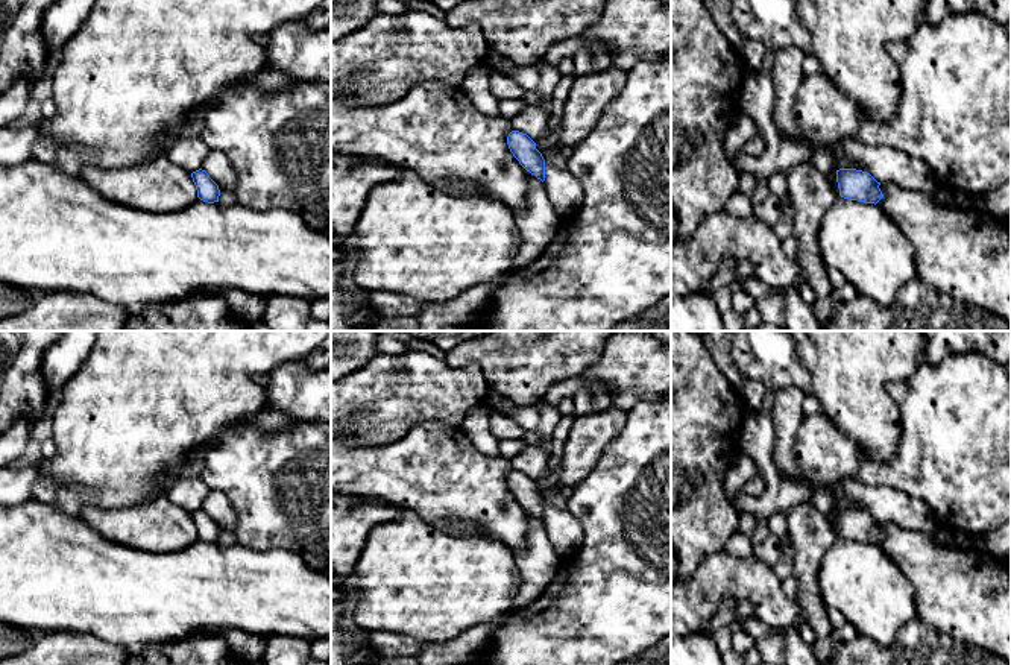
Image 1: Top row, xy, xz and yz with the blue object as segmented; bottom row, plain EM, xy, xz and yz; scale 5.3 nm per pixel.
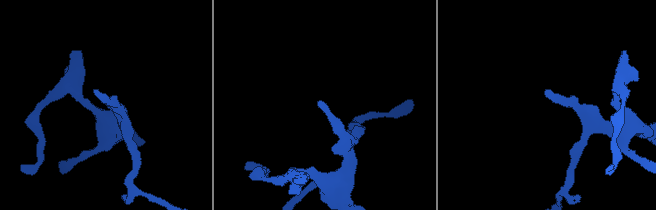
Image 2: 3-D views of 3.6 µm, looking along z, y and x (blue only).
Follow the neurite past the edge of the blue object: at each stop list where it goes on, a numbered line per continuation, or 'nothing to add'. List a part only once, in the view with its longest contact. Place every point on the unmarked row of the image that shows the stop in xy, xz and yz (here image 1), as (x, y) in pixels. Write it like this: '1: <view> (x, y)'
nothing to add

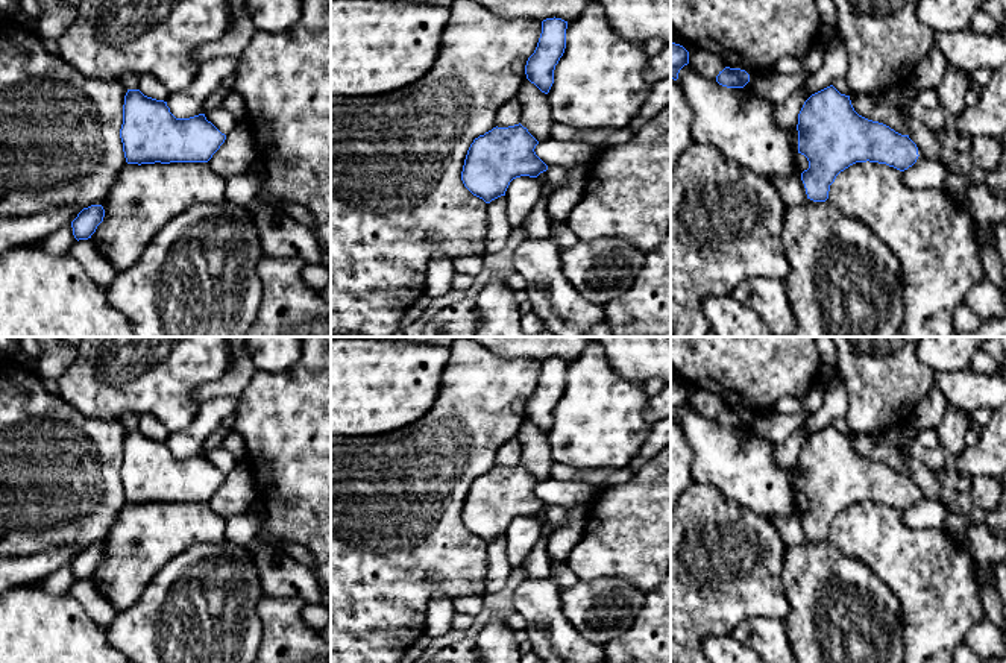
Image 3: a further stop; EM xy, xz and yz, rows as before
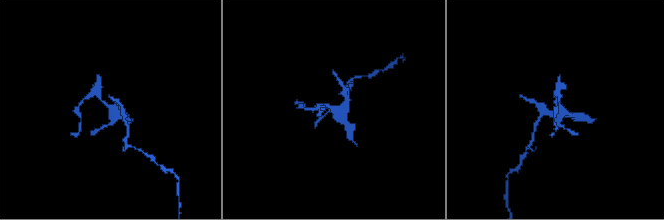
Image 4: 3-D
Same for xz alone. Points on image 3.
nothing to add

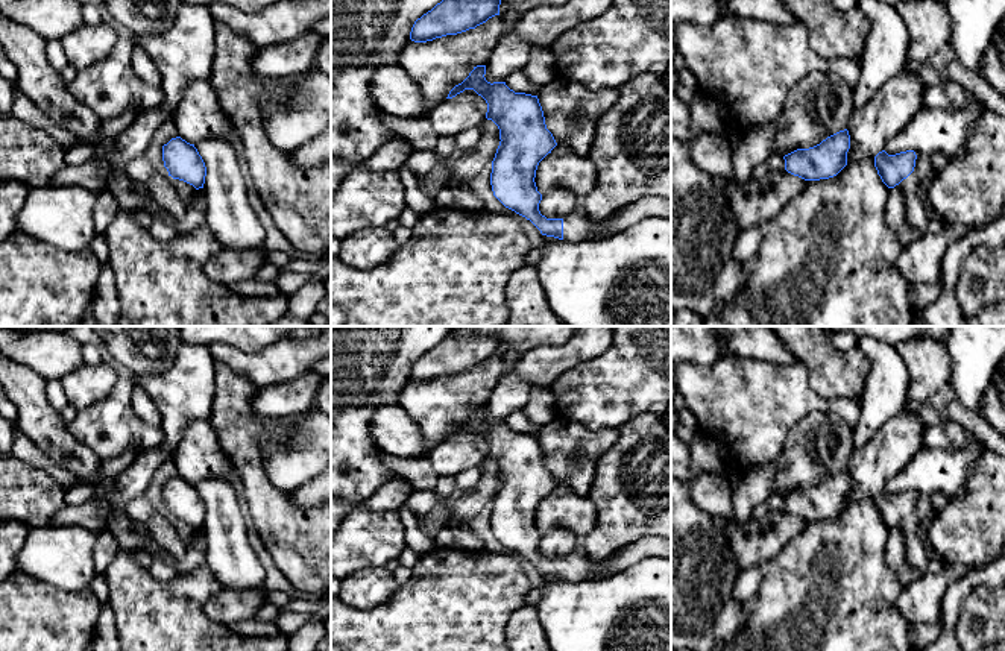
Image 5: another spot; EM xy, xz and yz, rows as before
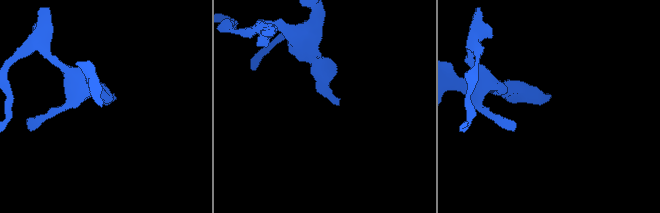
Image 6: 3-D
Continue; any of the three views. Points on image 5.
1: xz (576, 566)

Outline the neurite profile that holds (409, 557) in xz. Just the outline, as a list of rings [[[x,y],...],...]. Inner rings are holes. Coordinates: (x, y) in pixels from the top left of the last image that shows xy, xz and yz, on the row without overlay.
[[[404,545],[398,560],[399,560],[399,565],[413,569],[421,557],[422,555],[419,552],[416,552],[414,549],[411,549],[407,545]]]

